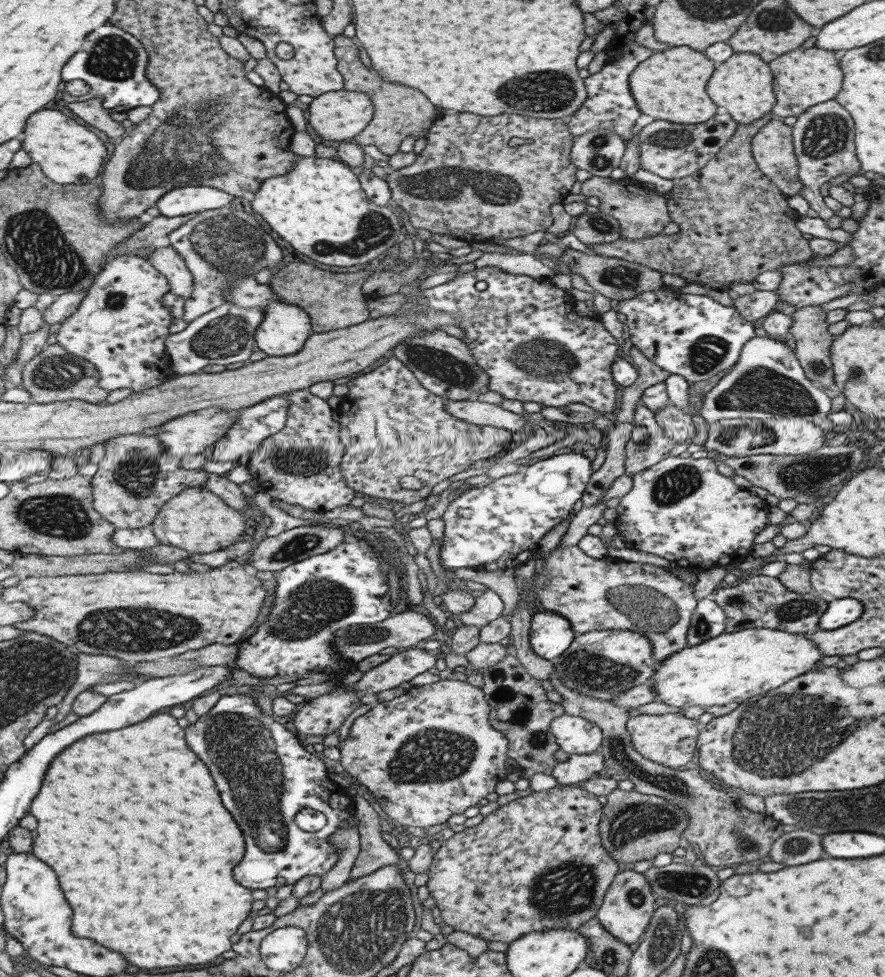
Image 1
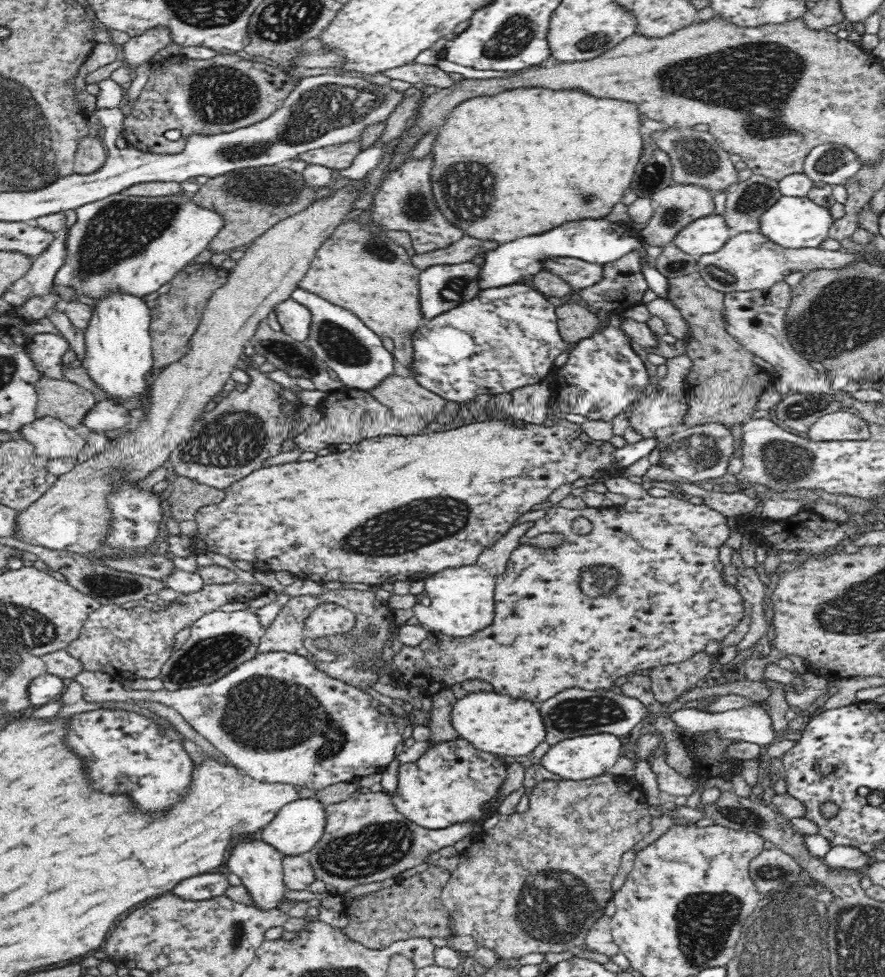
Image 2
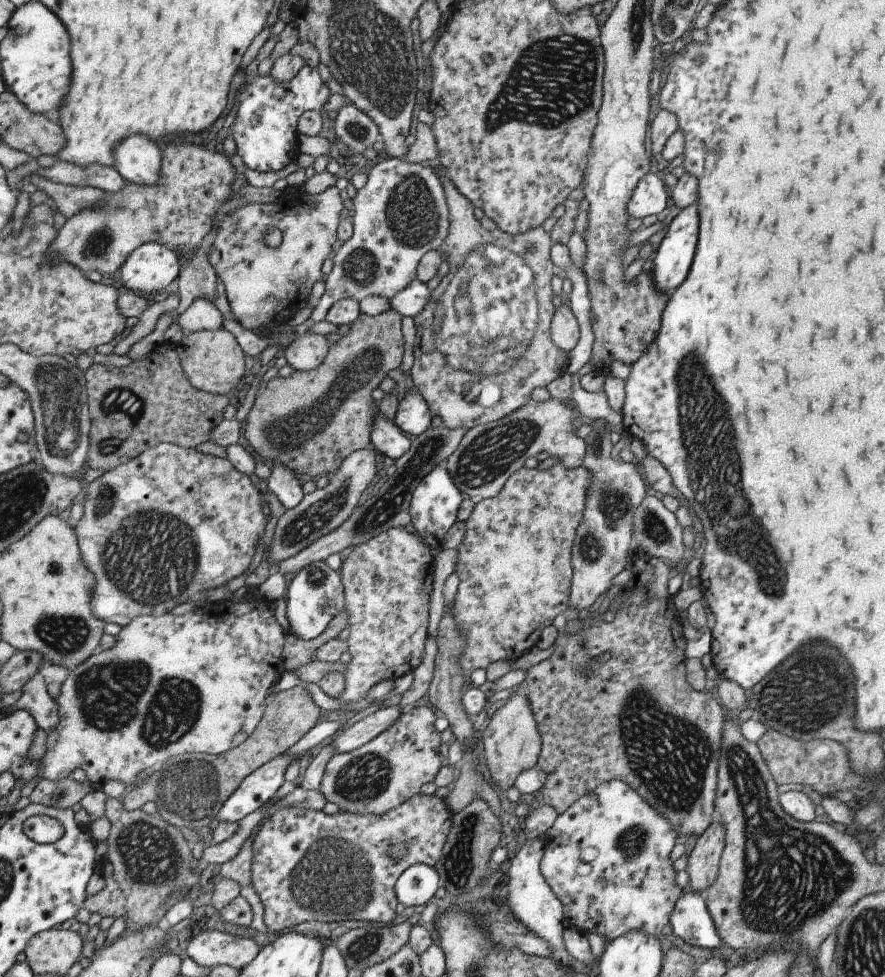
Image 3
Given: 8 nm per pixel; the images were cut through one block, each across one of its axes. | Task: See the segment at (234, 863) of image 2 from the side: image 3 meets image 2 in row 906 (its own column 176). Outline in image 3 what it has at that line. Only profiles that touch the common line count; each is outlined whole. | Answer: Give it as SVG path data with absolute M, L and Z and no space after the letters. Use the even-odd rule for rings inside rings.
M159 243L135 247L119 266L115 276L122 288L133 292L157 292L173 287L180 271L178 256Z

